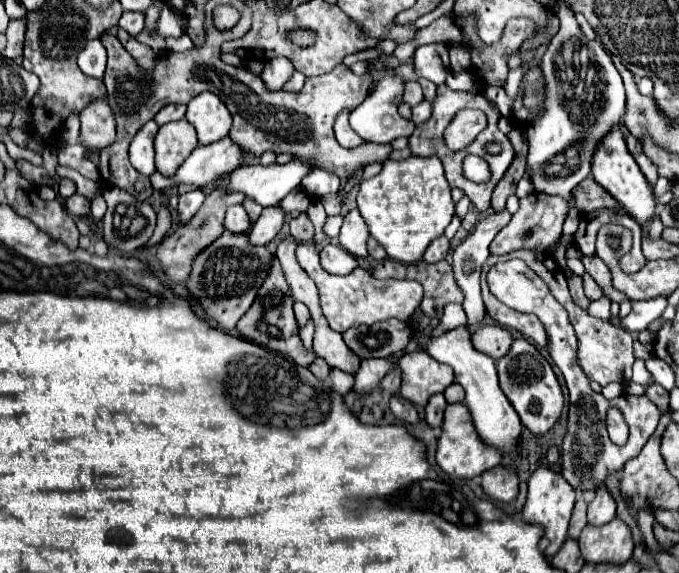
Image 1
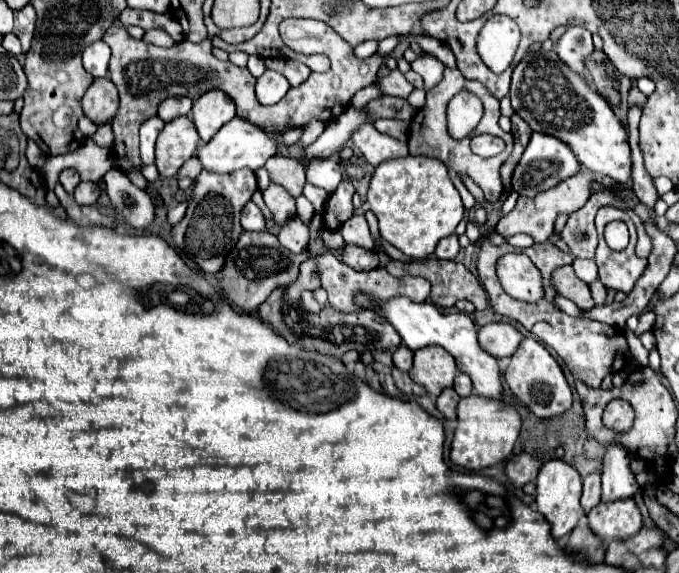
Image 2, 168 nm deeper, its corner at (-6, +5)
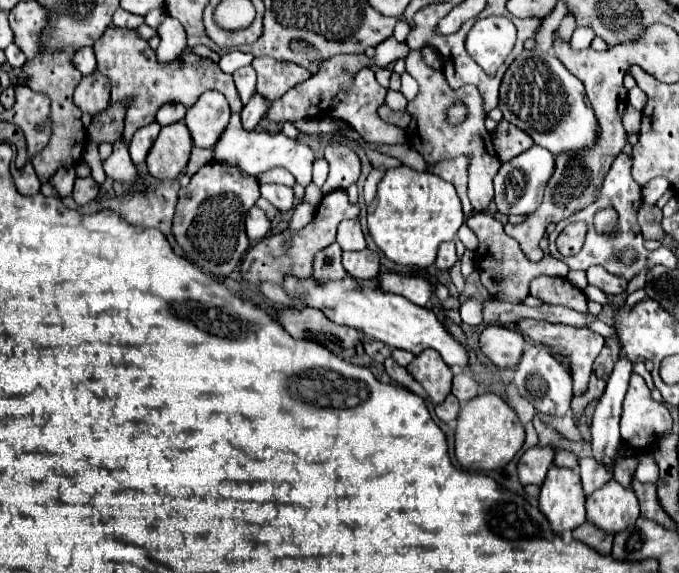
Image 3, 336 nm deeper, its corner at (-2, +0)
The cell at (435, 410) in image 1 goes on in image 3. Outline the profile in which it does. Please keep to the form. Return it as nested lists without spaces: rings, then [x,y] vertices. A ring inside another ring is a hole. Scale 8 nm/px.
[[[449,394],[443,404],[437,404],[437,406],[435,406],[435,414],[437,414],[437,418],[439,418],[441,422],[451,422],[451,420],[457,418],[459,406],[461,406],[459,400],[457,400],[453,394]]]

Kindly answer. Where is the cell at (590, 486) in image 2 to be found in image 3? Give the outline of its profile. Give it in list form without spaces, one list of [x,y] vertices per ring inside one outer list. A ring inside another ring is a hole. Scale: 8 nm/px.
[[[581,458],[579,460],[579,470],[581,470],[579,474],[581,474],[585,494],[595,492],[599,486],[603,486],[607,480],[613,478],[611,470],[605,464],[597,462],[595,458]]]

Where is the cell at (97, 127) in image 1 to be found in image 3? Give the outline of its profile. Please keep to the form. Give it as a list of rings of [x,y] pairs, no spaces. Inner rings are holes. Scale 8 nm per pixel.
[[[99,70],[83,76],[75,88],[75,104],[89,114],[105,110],[109,104],[109,78]]]

